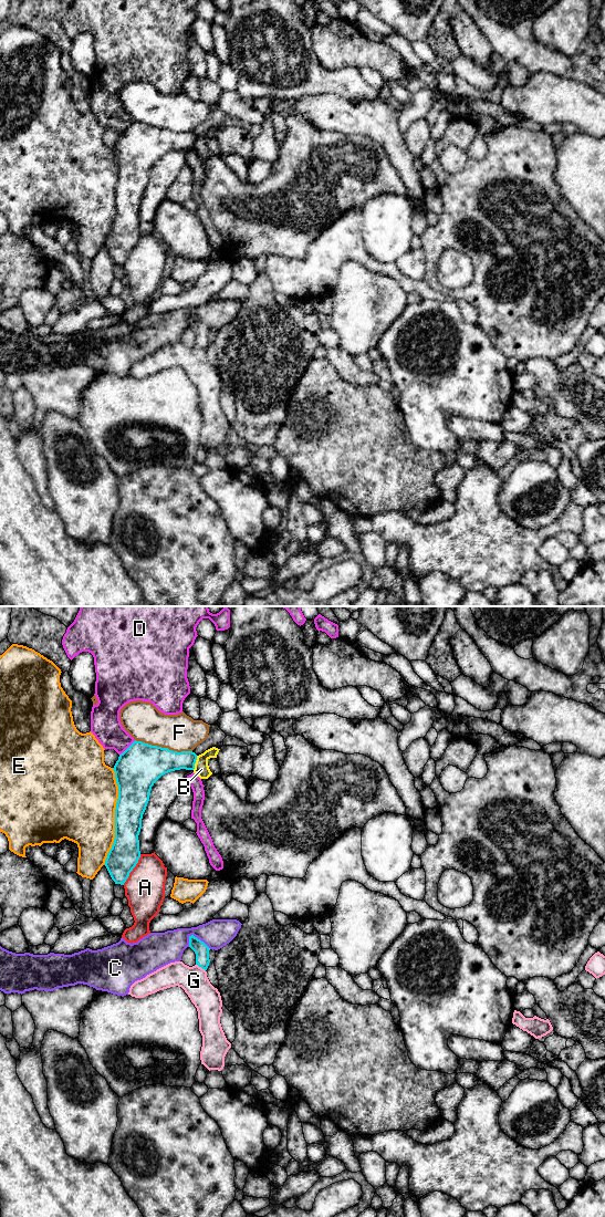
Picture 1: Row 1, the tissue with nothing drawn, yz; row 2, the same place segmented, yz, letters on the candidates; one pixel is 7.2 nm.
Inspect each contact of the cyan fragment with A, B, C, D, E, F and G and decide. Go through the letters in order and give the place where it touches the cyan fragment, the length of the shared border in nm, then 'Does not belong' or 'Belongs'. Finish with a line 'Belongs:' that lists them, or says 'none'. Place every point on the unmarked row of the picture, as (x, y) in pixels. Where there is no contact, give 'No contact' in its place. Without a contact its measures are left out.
A: Touches cyan at yz (132, 250). Shared border 260 nm. Does not belong
B: Touches cyan at yz (195, 143). Shared border 110 nm. Does not belong
C: Touches cyan at yz (199, 320). Shared border 190 nm. Does not belong
D: Touches cyan at yz (128, 127). Shared border 160 nm. Does not belong
E: Touches cyan at yz (115, 197). Shared border 700 nm. Does not belong
F: Touches cyan at yz (164, 128). Shared border 420 nm. Does not belong
G: Touches cyan at yz (200, 346). Shared border 90 nm. Does not belong
Belongs: none

